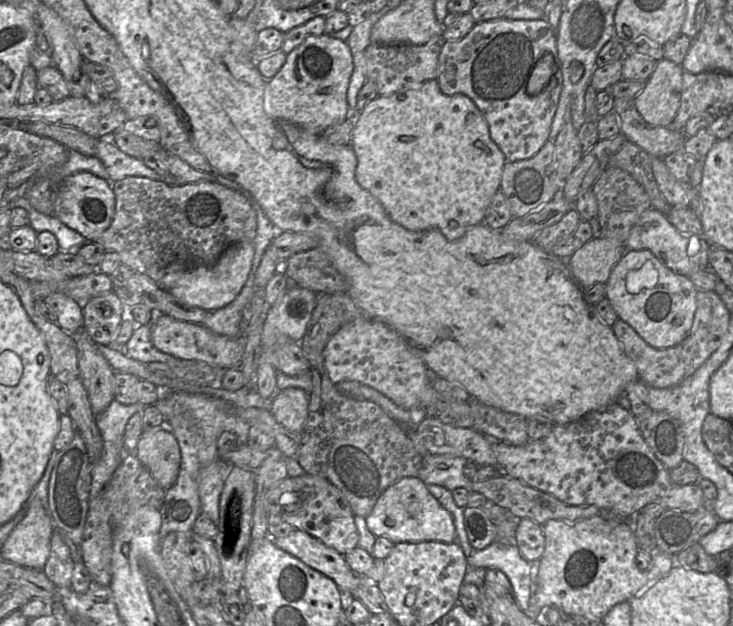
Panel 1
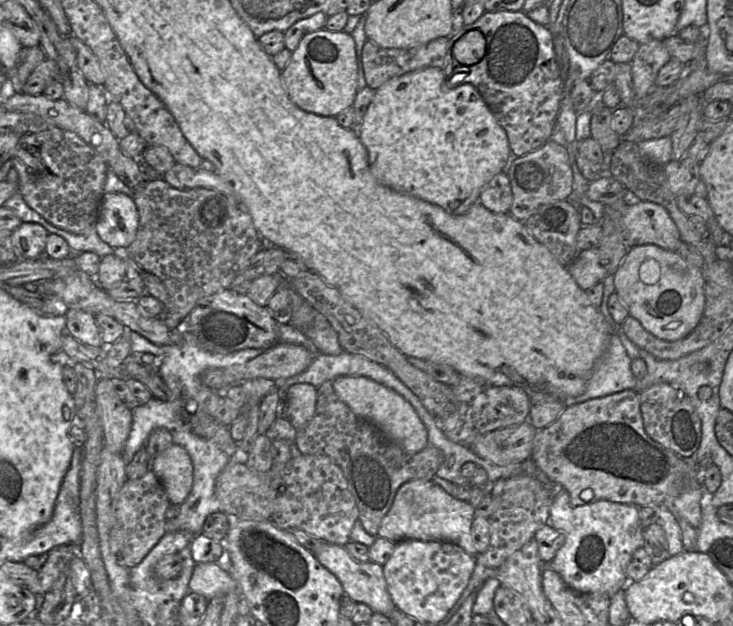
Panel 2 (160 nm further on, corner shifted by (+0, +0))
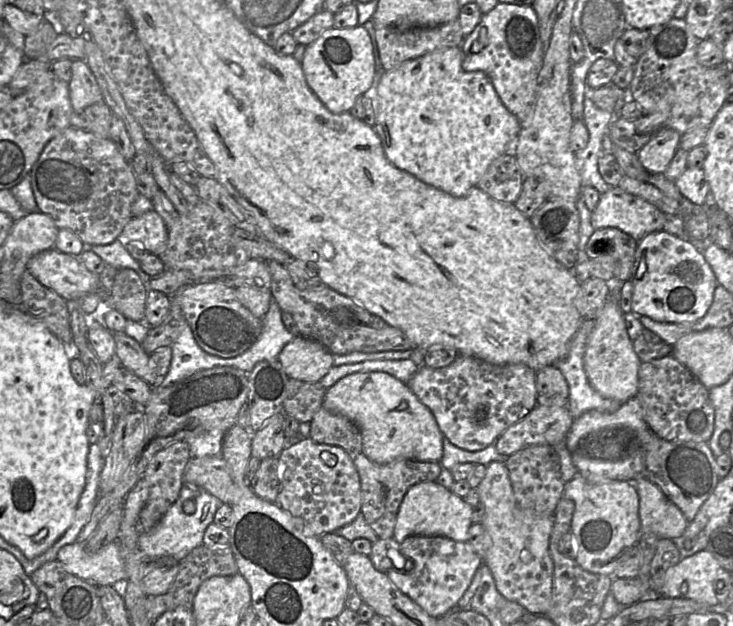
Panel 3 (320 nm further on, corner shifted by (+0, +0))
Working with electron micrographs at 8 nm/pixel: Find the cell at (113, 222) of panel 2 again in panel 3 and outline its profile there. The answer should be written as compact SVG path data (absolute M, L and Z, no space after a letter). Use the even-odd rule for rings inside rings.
M152 210L132 217L118 239L124 246L136 243L145 251L160 256L167 248L168 230L161 216Z

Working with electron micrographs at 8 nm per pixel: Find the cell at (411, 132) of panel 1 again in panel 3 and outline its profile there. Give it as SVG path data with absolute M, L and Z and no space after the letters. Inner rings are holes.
M455 46L442 48L405 61L395 69L384 72L376 90L376 122L373 127L381 140L386 158L394 166L454 197L463 197L476 187L491 163L513 148L521 130L521 123L503 104L489 77L482 71L466 72L462 67L462 62L463 52L461 47Z

